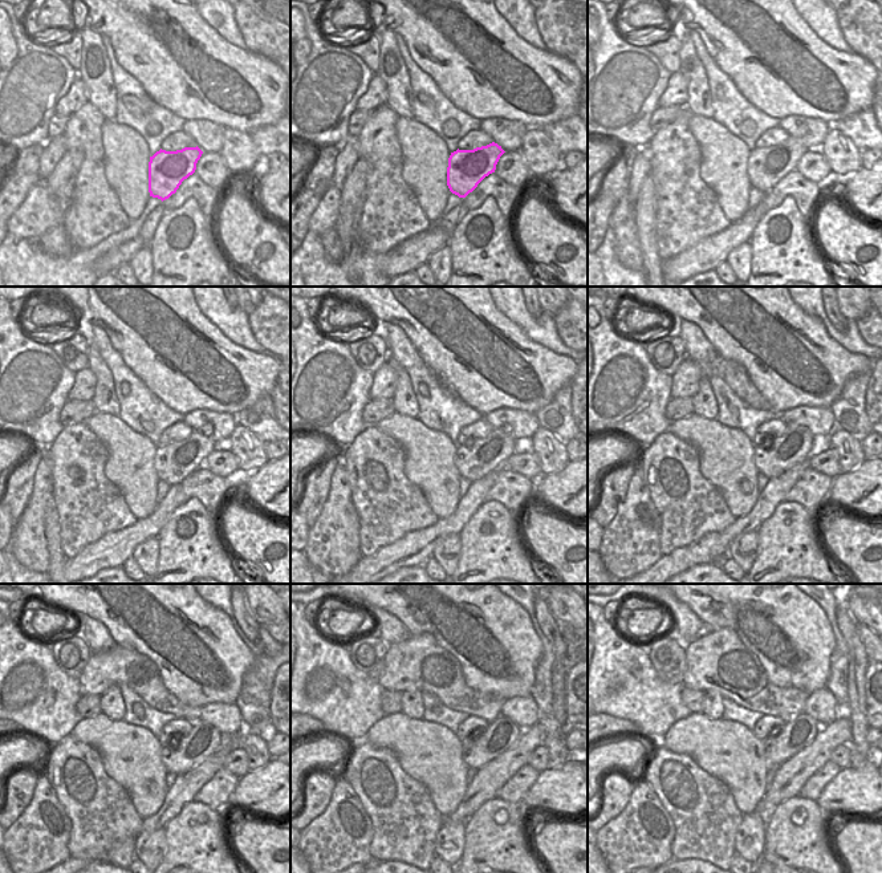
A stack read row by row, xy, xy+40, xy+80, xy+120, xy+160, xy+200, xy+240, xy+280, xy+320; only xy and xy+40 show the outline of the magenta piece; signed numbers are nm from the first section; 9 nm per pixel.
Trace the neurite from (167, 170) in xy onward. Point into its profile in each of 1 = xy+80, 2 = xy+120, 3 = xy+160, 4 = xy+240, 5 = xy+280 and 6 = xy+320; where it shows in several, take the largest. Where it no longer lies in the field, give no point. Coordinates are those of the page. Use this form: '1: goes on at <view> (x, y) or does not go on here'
1: goes on at xy+80 (767, 166)
2: goes on at xy+120 (174, 462)
3: goes on at xy+160 (476, 458)
4: goes on at xy+240 (179, 754)
5: goes on at xy+280 (479, 747)
6: goes on at xy+320 (780, 744)

